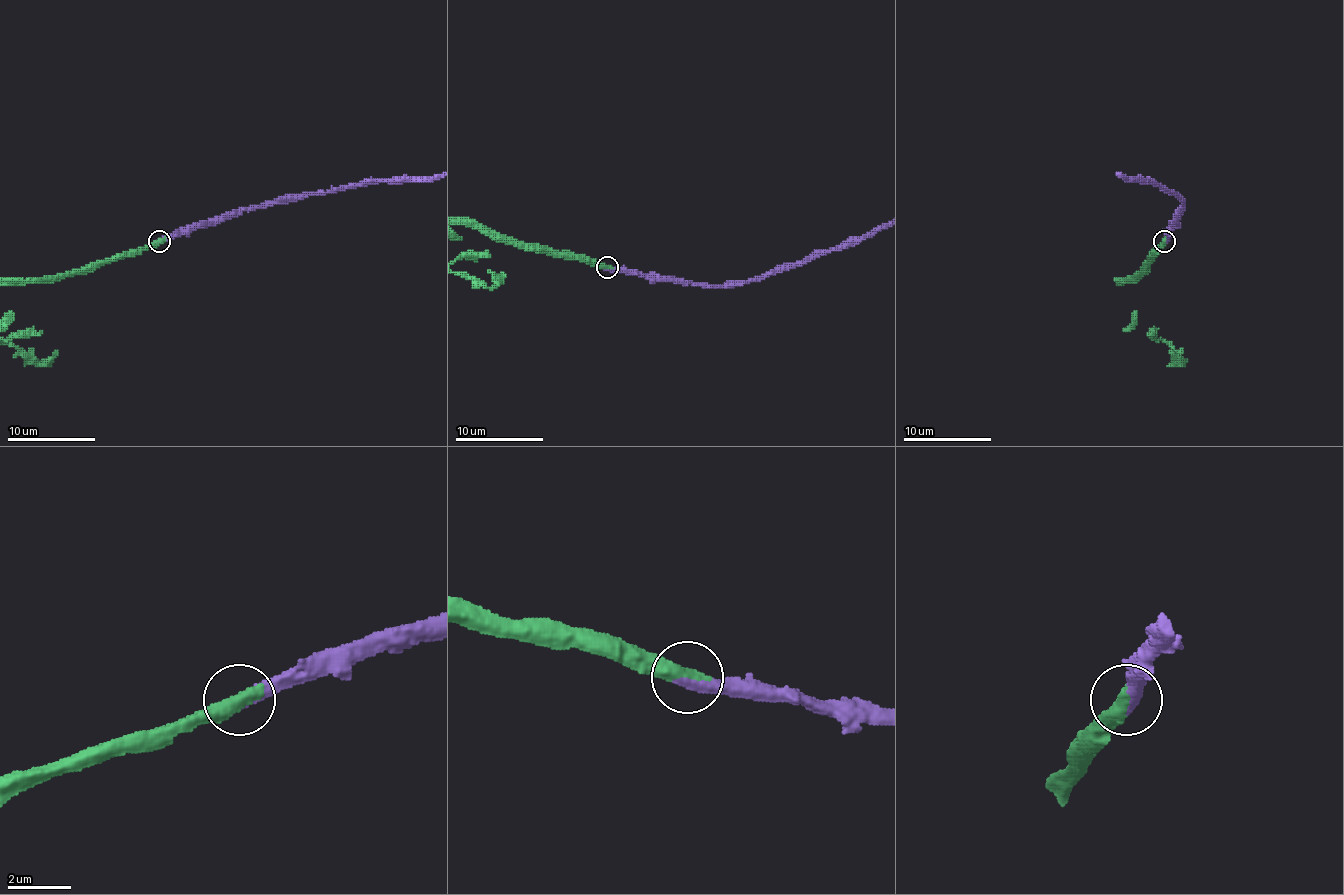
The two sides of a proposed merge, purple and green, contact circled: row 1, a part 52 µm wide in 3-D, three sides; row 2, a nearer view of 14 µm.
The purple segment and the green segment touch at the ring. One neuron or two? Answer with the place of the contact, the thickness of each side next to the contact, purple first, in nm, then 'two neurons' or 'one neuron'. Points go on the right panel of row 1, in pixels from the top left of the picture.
(1164, 241) | 440/550 nm | one neuron

